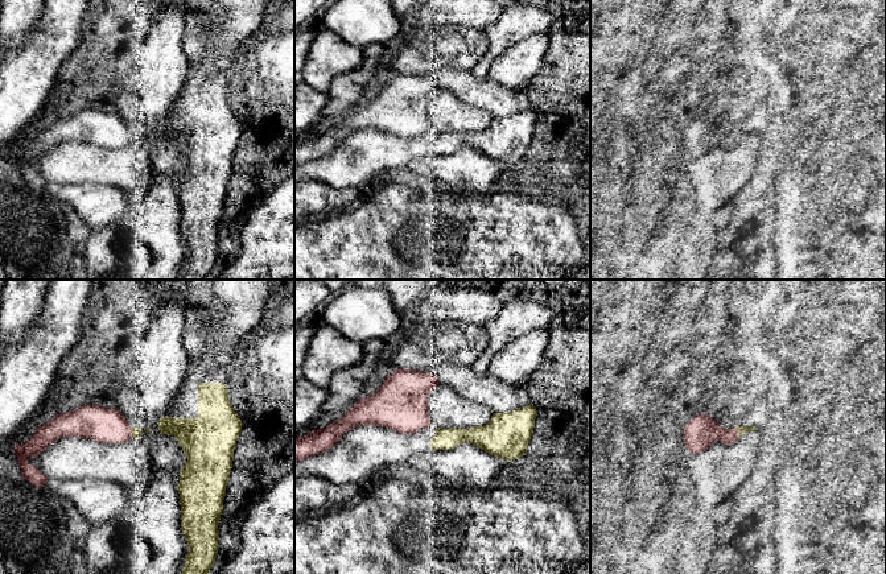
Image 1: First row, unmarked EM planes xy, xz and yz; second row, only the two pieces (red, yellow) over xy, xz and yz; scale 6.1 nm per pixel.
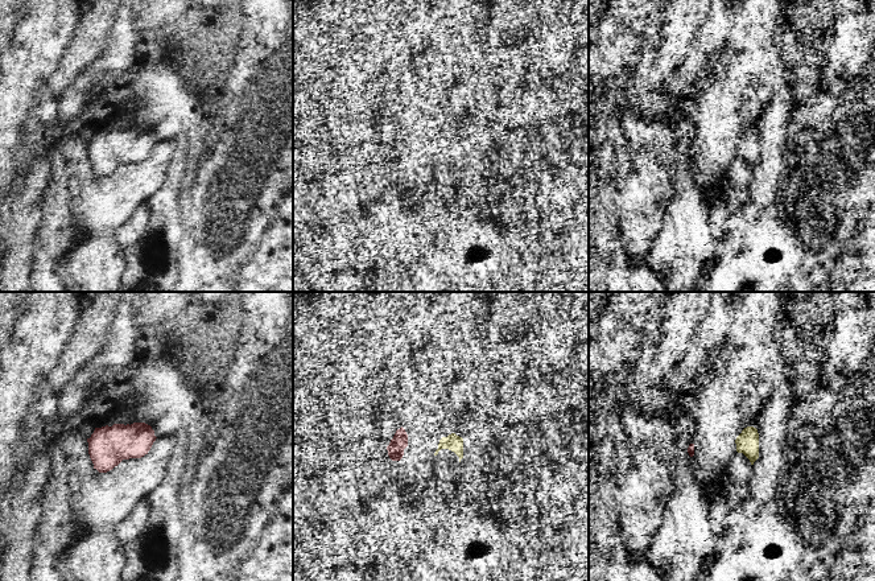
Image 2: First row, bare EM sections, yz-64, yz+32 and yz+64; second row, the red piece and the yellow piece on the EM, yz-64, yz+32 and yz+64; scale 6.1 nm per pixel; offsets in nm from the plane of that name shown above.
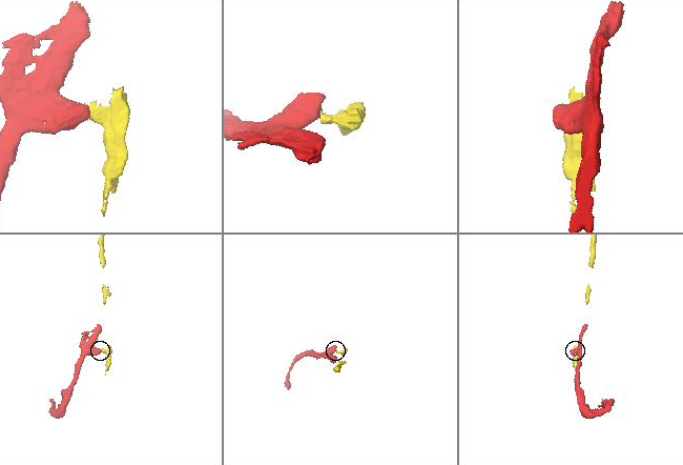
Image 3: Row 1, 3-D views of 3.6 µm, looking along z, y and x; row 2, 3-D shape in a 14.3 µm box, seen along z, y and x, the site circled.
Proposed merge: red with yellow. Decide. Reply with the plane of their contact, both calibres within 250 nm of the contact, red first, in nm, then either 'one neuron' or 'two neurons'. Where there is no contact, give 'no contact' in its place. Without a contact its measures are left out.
contact in xy; calibres 220 and 60 nm; two neurons

